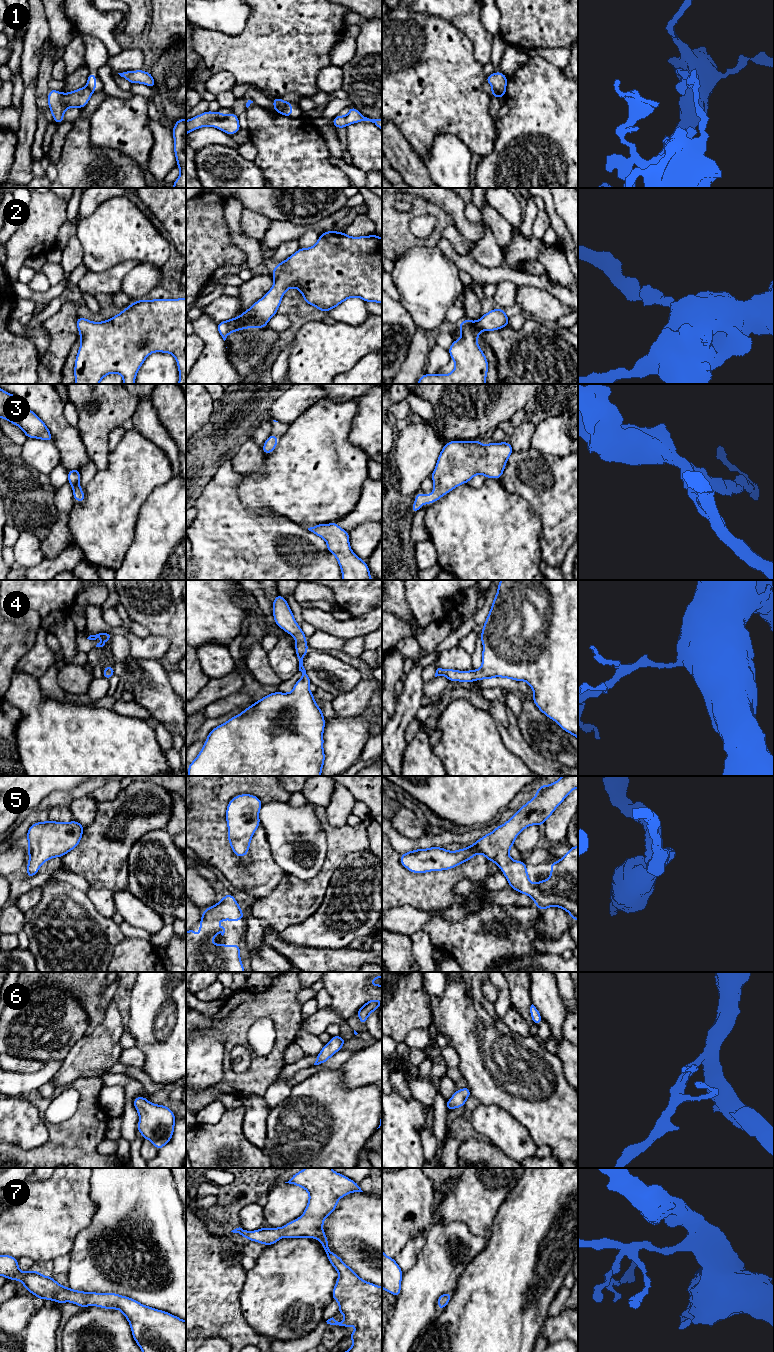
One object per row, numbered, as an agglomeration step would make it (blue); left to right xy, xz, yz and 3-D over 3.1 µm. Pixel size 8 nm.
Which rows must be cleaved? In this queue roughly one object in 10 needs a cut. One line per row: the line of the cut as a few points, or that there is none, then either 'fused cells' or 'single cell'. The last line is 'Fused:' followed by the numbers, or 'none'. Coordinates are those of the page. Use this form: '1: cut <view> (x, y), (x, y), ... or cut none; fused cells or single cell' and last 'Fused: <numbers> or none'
1: cut yz (492, 88), (503, 95); fused cells
2: cut none; single cell
3: cut none; single cell
4: cut none; single cell
5: cut none; single cell
6: cut none; single cell
7: cut none; single cell
Fused: 1

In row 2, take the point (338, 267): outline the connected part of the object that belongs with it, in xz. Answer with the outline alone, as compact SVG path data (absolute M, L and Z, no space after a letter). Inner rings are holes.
M334 230L319 236L317 243L310 248L300 248L289 258L273 268L273 287L247 311L239 317L226 320L217 324L217 329L225 341L227 336L242 329L264 328L269 320L277 313L282 297L289 288L297 288L307 304L315 306L322 312L327 312L343 301L358 297L365 302L382 303L382 238L376 234L370 236L351 237L344 232Z

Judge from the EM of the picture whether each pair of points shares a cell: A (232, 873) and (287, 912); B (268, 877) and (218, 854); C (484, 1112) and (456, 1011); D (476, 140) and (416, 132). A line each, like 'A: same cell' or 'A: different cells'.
A: different cells
B: same cell
C: different cells
D: same cell

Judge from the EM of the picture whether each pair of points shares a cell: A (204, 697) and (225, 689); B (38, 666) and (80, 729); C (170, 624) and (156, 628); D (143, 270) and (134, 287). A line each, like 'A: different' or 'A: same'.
A: same
B: different
C: same
D: same

